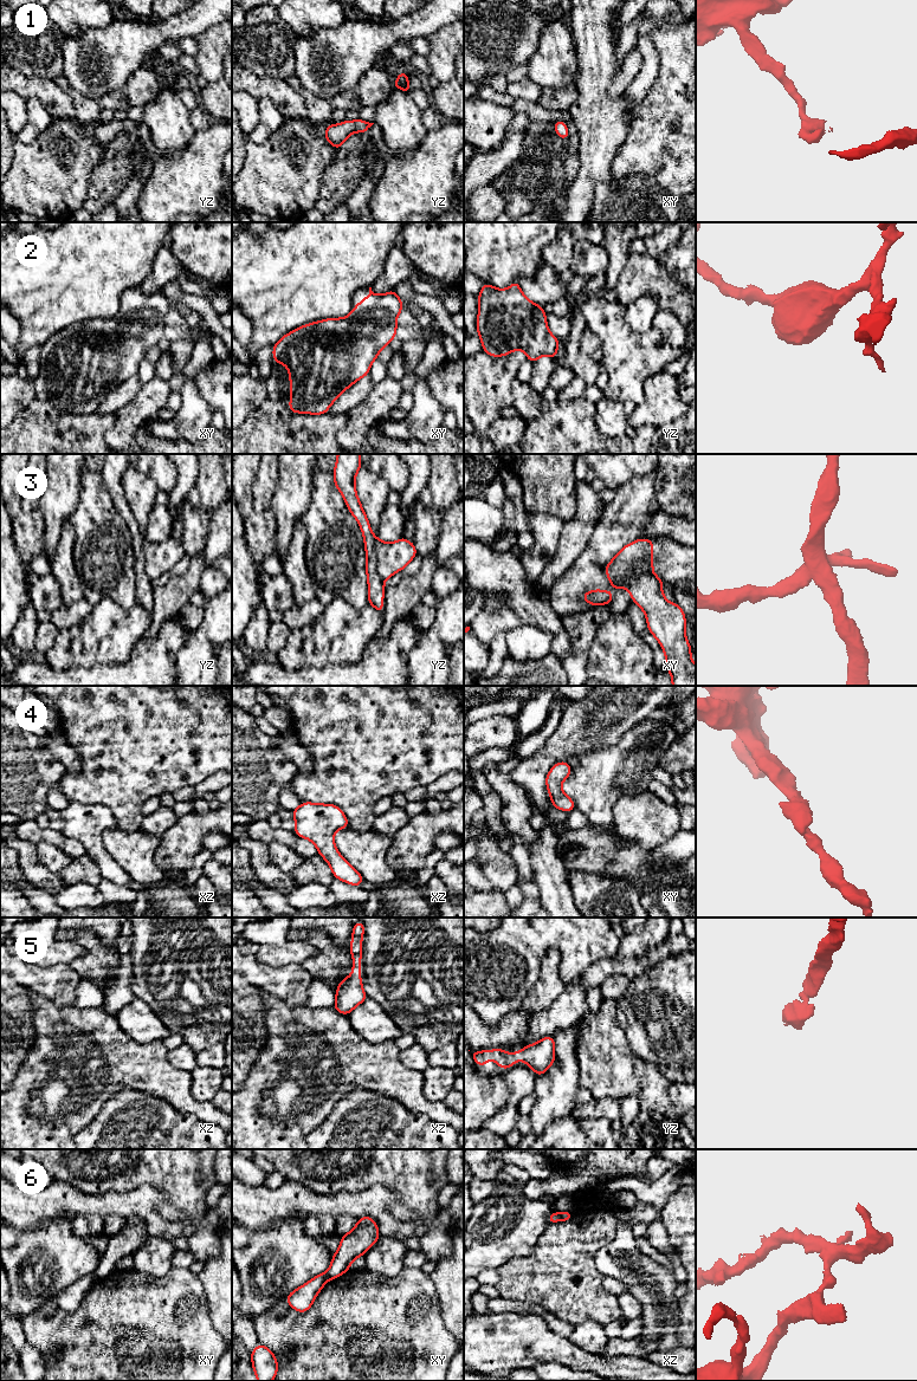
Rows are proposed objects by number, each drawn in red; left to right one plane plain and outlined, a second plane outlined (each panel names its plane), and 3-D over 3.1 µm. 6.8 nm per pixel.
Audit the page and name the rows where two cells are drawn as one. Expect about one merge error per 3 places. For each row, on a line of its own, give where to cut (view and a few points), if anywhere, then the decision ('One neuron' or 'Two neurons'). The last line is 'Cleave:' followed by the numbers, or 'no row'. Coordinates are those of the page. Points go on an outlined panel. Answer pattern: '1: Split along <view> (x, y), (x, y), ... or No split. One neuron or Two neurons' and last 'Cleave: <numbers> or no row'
1: No split. One neuron
2: No split. One neuron
3: Split along yz (375, 538), (376, 572), (383, 579). Two neurons
4: No split. One neuron
5: No split. One neuron
6: Split along xy (325, 1272), (329, 1278). Two neurons
Cleave: 3, 6

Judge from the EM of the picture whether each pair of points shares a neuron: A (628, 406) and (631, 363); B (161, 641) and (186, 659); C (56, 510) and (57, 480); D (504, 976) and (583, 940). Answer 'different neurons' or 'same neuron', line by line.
A: different neurons
B: different neurons
C: same neuron
D: same neuron

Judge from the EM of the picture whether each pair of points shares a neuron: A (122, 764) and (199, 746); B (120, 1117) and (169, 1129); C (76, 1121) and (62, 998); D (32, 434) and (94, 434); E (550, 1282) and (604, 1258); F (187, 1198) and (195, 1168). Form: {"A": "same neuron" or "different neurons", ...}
{"A": "same neuron", "B": "same neuron", "C": "different neurons", "D": "same neuron", "E": "different neurons", "F": "same neuron"}

